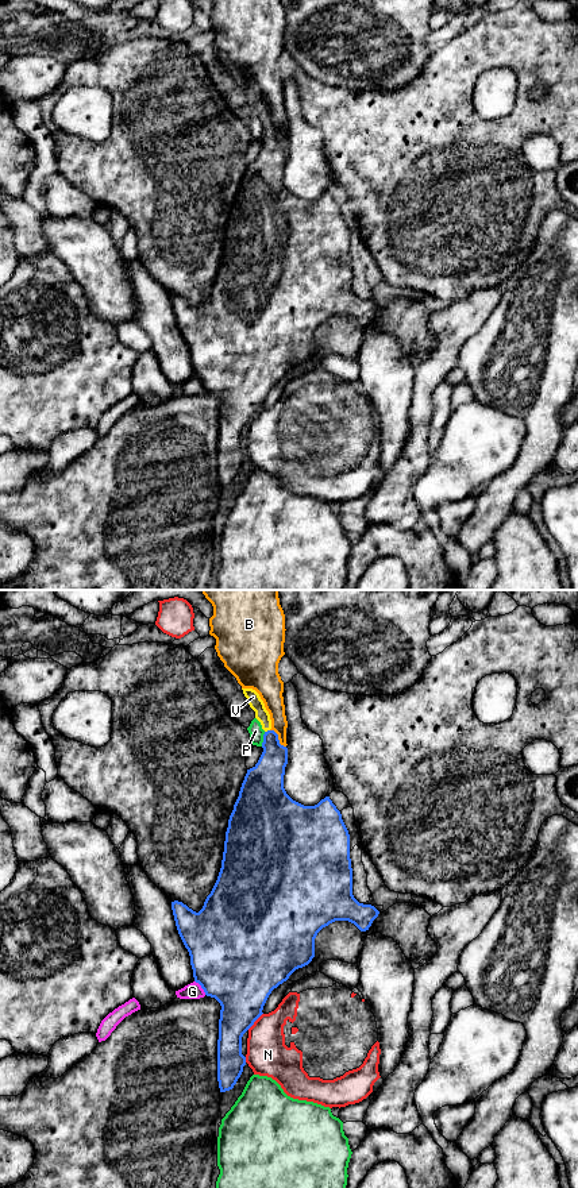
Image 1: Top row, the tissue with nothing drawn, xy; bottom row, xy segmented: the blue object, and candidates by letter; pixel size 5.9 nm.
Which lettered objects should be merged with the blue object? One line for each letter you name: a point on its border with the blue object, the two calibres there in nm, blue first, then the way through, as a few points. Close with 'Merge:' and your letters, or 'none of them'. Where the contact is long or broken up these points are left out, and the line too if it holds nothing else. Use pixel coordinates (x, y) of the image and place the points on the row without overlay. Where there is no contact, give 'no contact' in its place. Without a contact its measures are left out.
V: contact xy (268, 126); calibres 180 and 80 nm; way xy (269, 166), (268, 126), (265, 114), (253, 92)
Merge: V

